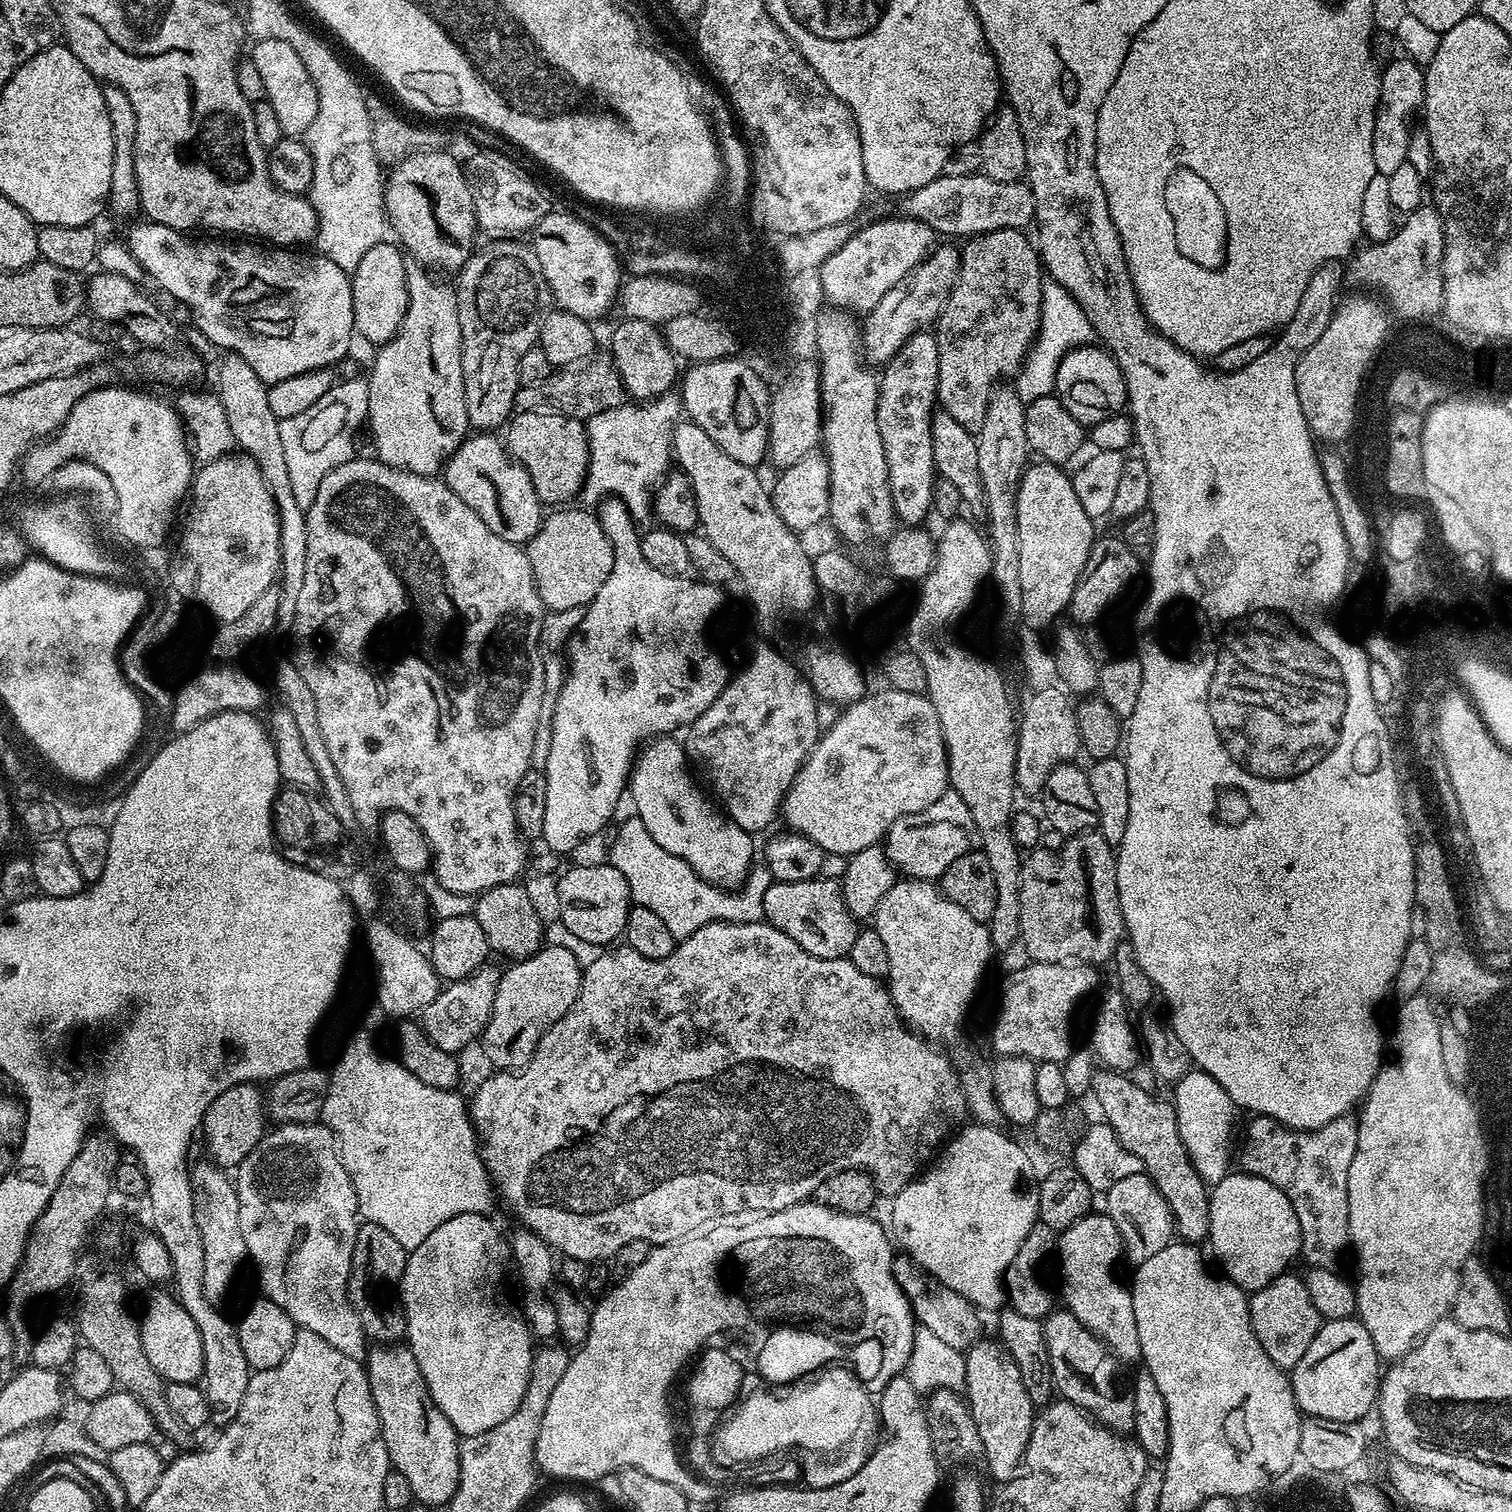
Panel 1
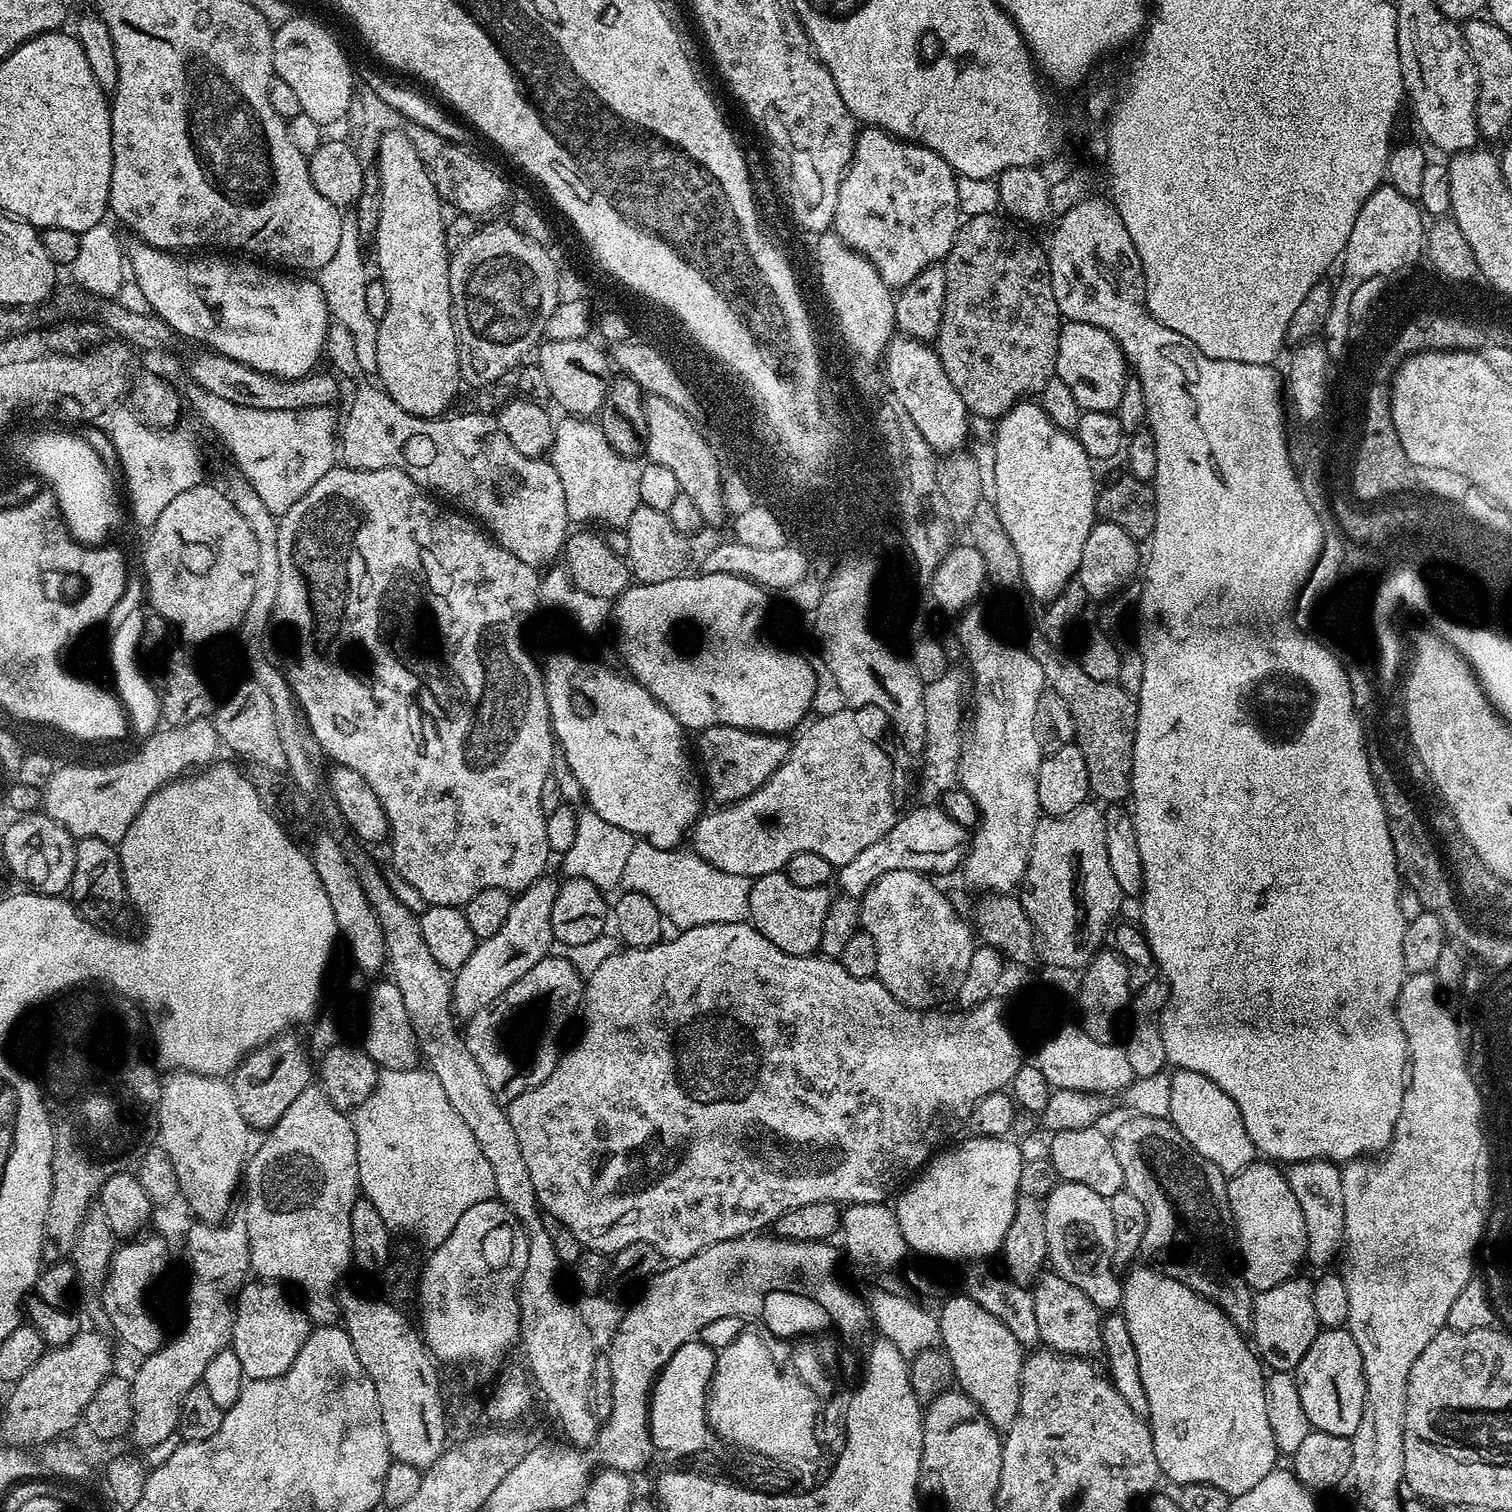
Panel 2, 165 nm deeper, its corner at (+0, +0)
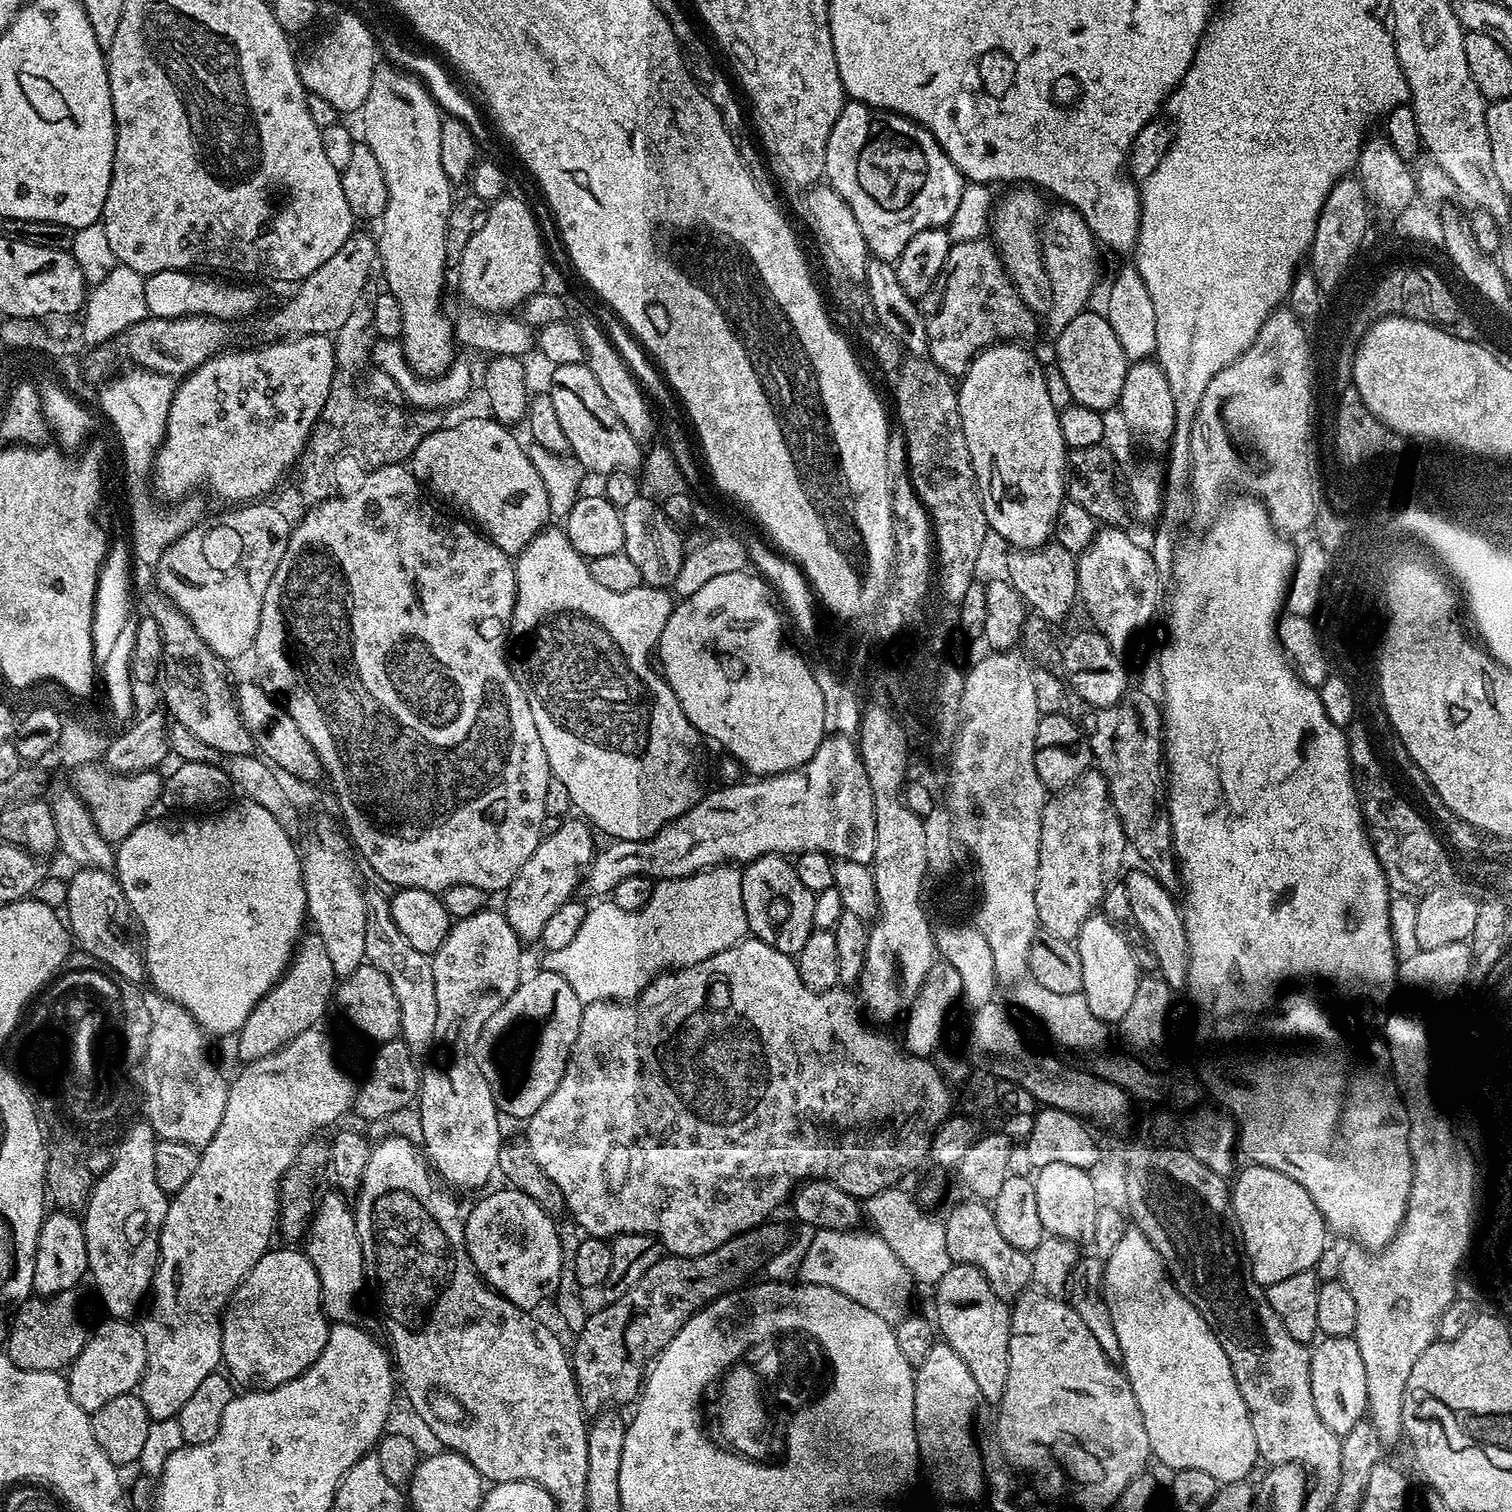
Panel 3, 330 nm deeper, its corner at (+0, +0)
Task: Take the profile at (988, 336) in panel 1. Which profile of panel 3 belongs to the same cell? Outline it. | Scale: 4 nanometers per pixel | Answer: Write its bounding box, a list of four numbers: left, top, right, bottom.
[922,238,1038,378]

